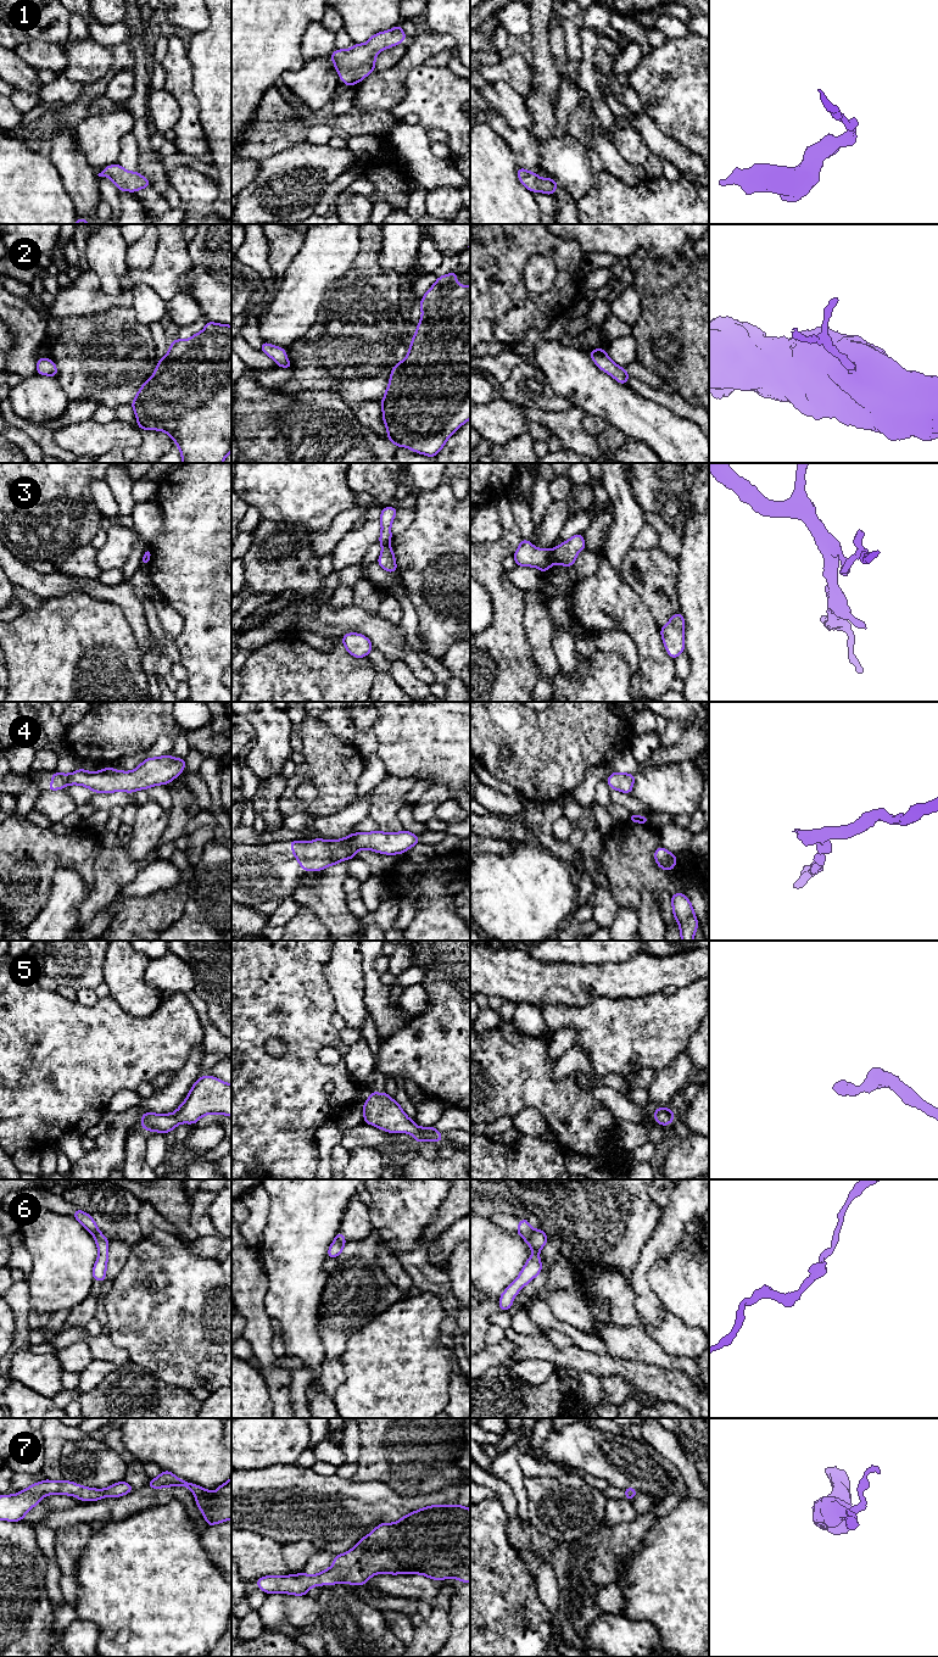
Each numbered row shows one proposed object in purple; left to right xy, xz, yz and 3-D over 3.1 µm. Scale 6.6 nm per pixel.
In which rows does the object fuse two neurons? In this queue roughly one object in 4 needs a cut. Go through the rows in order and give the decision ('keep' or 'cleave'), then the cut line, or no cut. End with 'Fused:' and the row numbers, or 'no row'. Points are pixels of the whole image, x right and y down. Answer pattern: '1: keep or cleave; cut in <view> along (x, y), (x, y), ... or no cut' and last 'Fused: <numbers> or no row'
1: keep; no cut
2: keep; no cut
3: cleave; cut in yz along (551, 550), (556, 562)
4: keep; no cut
5: keep; no cut
6: keep; no cut
7: keep; no cut
Fused: 3

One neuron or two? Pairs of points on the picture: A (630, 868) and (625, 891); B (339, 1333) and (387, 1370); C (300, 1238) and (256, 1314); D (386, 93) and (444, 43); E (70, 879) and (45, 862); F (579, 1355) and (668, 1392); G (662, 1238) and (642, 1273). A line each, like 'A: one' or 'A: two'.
A: one
B: two
C: two
D: one
E: two
F: one
G: one

